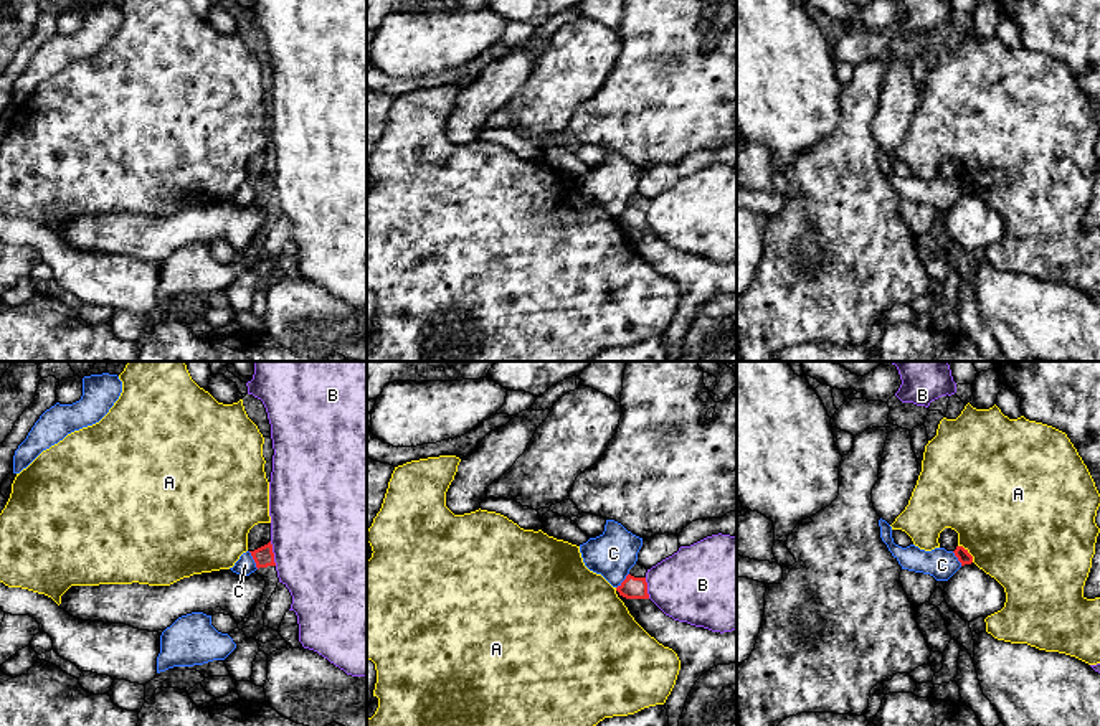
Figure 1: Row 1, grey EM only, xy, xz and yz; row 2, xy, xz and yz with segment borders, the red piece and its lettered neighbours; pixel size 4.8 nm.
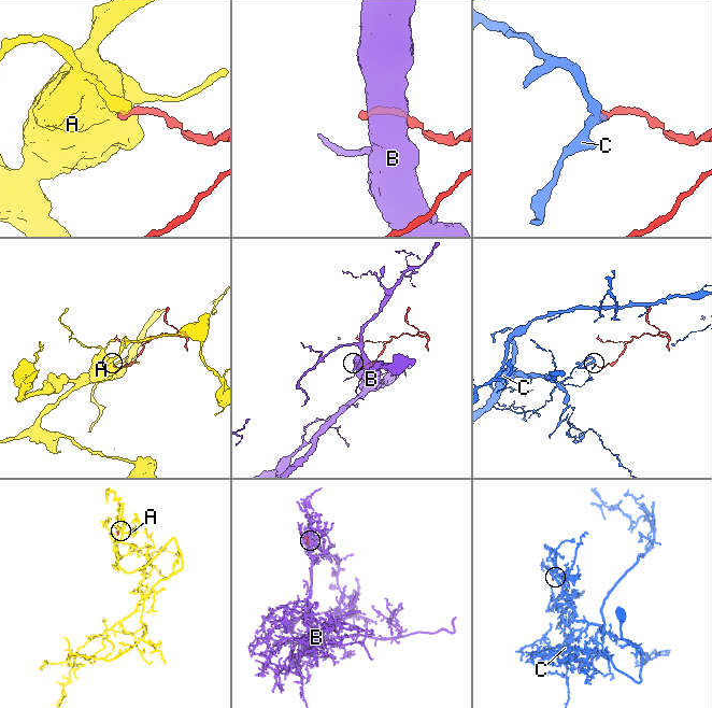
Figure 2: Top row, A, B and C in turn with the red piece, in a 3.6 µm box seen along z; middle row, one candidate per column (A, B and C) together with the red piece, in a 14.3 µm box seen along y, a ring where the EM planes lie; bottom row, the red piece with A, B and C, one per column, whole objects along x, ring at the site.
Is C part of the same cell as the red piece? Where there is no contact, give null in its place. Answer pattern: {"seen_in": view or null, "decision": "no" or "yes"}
{"seen_in": "xy", "decision": "no"}

